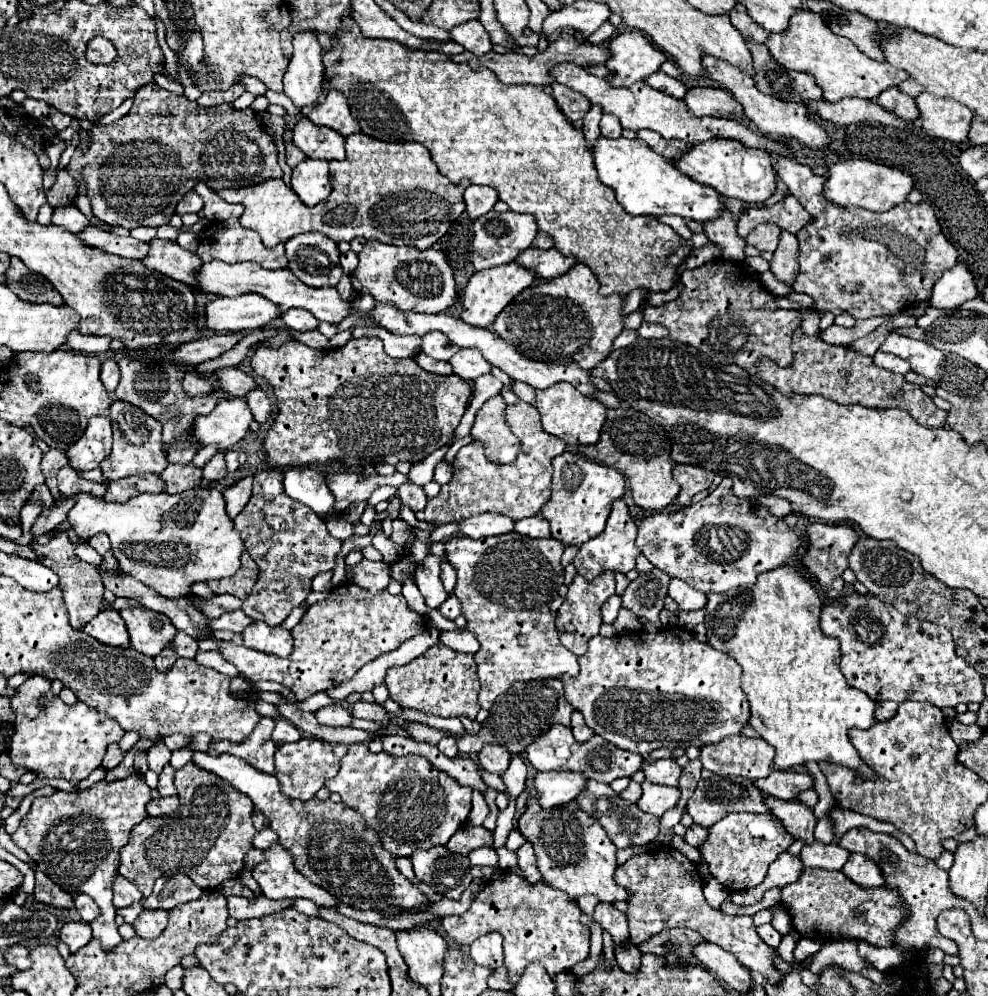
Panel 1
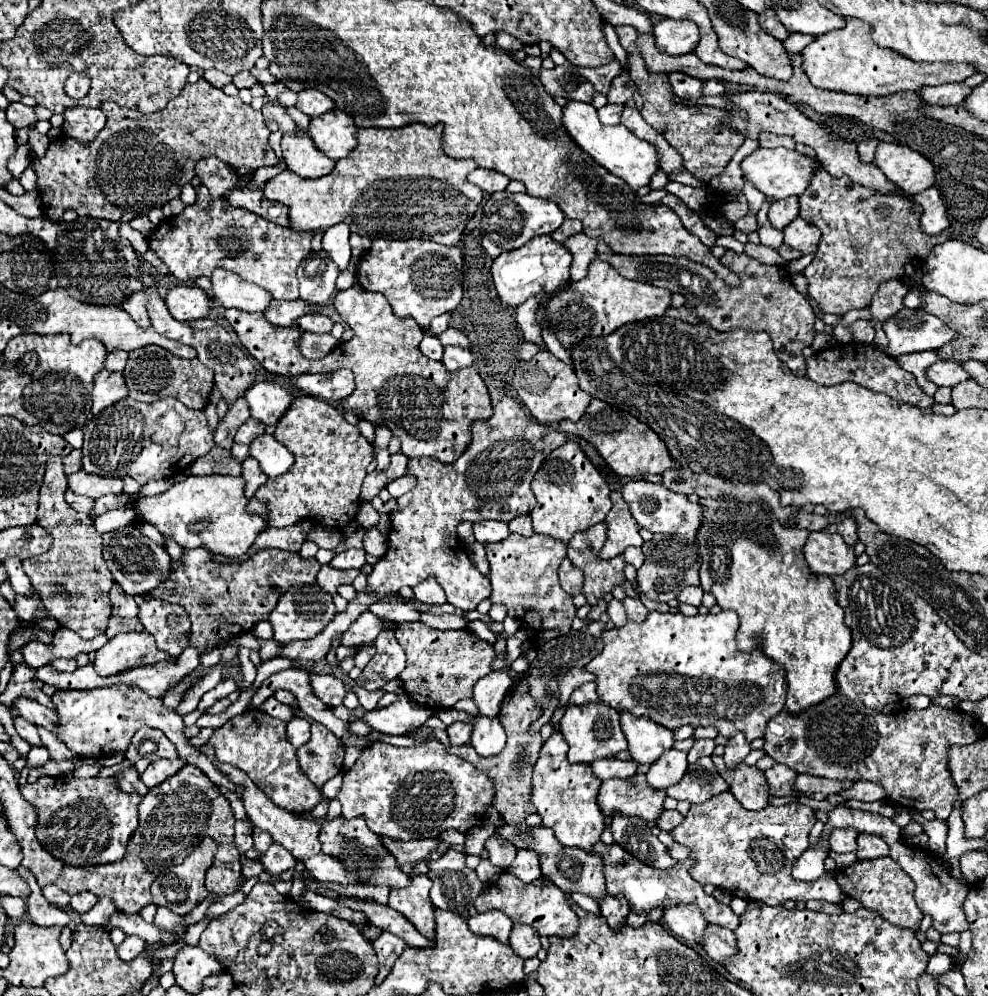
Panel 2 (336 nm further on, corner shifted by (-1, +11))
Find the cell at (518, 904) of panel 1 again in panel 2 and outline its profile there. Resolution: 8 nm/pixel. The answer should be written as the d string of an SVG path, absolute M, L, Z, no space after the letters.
M503 873L491 887L487 887L473 903L477 907L477 911L491 911L491 909L499 909L503 911L513 923L527 923L531 927L535 927L541 935L559 935L559 937L573 937L577 931L577 915L573 913L573 909L569 907L565 893L561 889L555 889L555 885L551 885L551 881L547 879L537 879L533 883L523 883L519 881L515 875L511 873Z

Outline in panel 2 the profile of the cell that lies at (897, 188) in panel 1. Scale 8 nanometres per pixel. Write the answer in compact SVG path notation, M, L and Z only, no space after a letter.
M879 143L875 165L905 193L917 195L935 185L935 167L931 167L931 161L905 145Z

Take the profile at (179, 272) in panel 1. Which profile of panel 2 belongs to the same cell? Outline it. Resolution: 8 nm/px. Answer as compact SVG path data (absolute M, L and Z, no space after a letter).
M215 269L211 283L213 283L215 299L223 307L235 307L249 313L253 311L263 313L267 309L267 303L273 299L271 293L267 293L267 289L243 281L239 275L225 269Z

